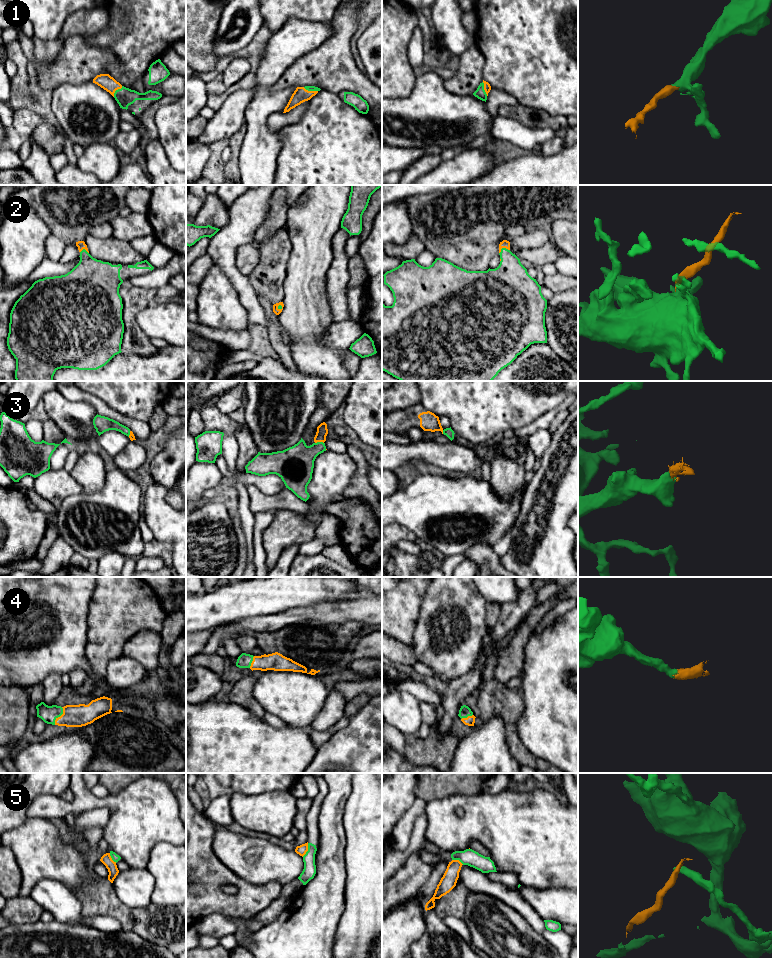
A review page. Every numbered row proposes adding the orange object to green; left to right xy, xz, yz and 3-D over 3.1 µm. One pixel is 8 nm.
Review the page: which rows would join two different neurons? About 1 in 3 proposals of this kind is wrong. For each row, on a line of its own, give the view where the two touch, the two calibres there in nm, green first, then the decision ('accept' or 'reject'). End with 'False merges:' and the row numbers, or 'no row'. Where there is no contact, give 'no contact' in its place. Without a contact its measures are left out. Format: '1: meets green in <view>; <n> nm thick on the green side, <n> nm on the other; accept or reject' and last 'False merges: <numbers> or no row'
1: meets green in xz; 50 nm thick on the green side, 120 nm on the other; accept
2: meets green in yz; 280 nm thick on the green side, 60 nm on the other; accept
3: meets green in xz; 280 nm thick on the green side, 90 nm on the other; accept
4: meets green in xy; 140 nm thick on the green side, 180 nm on the other; accept
5: meets green in xz; 110 nm thick on the green side, 80 nm on the other; reject
False merges: 5

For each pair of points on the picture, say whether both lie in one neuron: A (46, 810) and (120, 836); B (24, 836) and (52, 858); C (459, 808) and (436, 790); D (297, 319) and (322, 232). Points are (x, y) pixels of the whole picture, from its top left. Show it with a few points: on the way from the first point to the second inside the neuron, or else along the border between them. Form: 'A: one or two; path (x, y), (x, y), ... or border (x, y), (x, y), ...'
A: one; path (71, 807), (80, 803), (114, 803), (120, 811)
B: one; path (31, 843), (45, 856)
C: two; border (468, 794), (449, 794), (431, 799), (426, 803)
D: one; path (305, 297), (306, 272), (311, 254)

